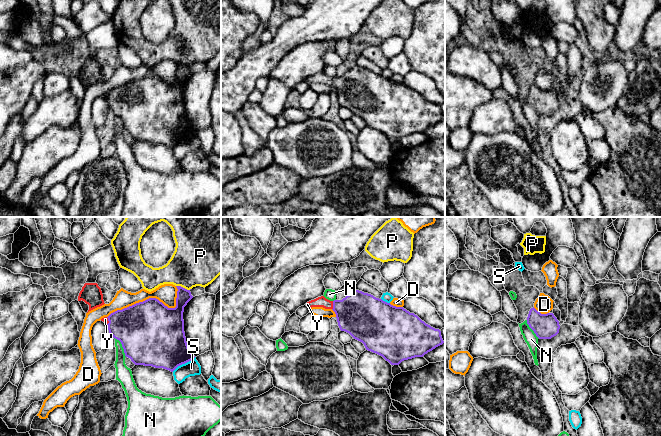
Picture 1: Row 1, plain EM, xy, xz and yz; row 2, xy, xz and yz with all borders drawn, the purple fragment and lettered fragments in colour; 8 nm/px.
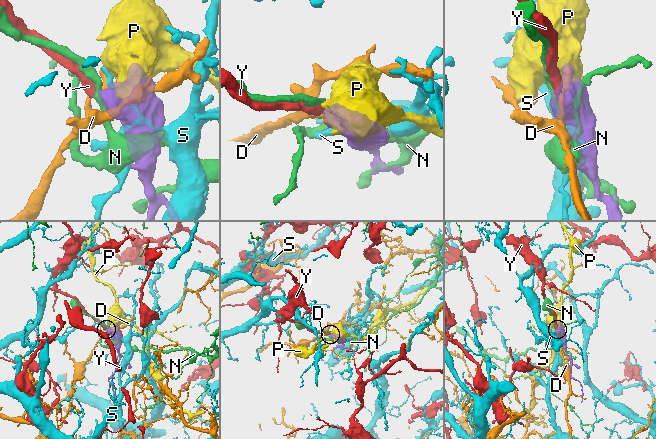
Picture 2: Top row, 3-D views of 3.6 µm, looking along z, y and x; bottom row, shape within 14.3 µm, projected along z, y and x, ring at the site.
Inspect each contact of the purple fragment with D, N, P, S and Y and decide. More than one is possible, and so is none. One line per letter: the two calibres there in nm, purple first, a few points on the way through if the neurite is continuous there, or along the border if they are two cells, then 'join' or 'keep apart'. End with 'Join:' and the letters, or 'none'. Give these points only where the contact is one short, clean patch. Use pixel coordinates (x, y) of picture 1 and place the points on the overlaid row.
D: 460 nm thick on the purple side, 160 nm on the other; keep apart
N: 500 nm thick on the purple side, 130 nm on the other; keep apart
P: 140 nm thick on the purple side, 400 nm on the other; keep apart
S: 420 nm thick on the purple side, 120 nm on the other; keep apart
Y: 360 nm thick on the purple side, 80 nm on the other; runs through xz (362, 315), (333, 305), (321, 301); join
Join: Y

